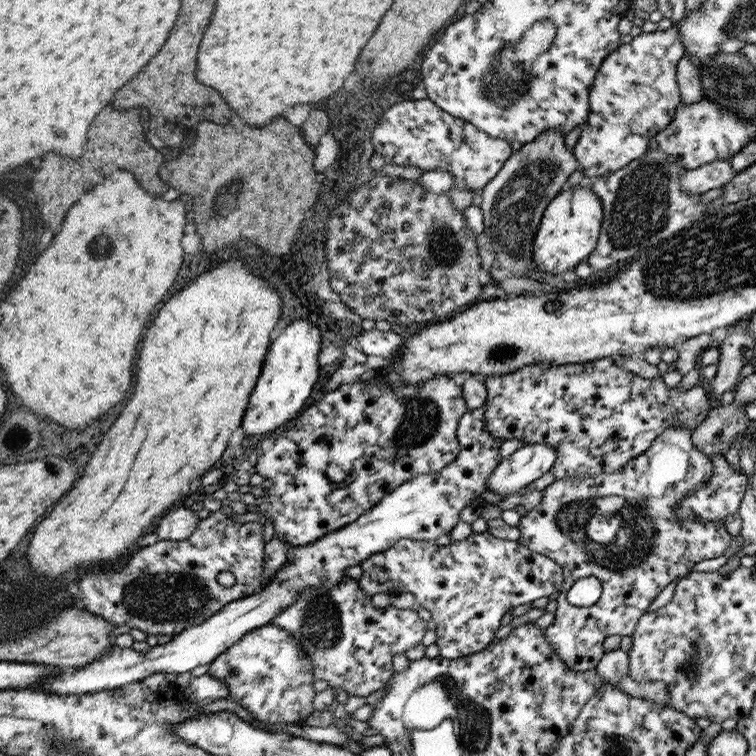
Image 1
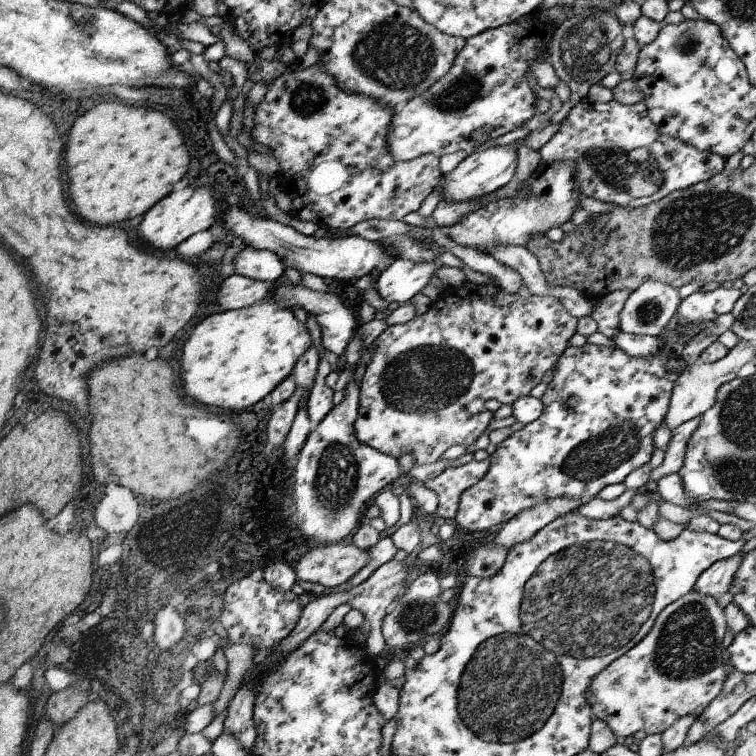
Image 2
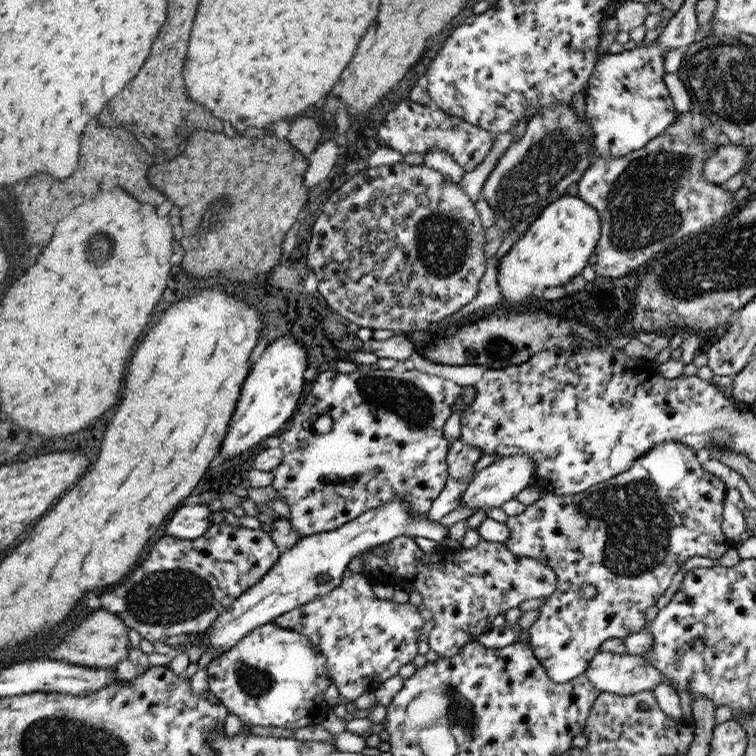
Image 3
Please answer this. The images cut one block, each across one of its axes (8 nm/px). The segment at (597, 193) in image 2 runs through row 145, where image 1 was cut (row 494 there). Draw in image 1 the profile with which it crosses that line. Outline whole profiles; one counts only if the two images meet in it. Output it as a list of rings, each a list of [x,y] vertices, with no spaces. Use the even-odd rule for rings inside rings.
[[[668,425],[662,434],[658,436],[658,439],[654,440],[652,446],[646,452],[630,459],[622,467],[606,473],[598,473],[592,477],[568,477],[566,479],[556,479],[552,484],[548,485],[544,489],[544,495],[542,501],[535,506],[531,511],[522,512],[522,518],[518,524],[520,529],[520,539],[518,540],[521,546],[528,548],[534,552],[542,553],[556,561],[556,564],[563,568],[563,583],[558,595],[557,610],[555,612],[555,619],[546,631],[546,637],[550,641],[550,645],[554,647],[554,651],[560,655],[560,659],[568,665],[568,669],[574,669],[574,671],[586,672],[596,668],[596,664],[600,662],[602,656],[604,656],[604,640],[607,636],[612,634],[620,634],[623,636],[632,636],[639,618],[646,614],[648,606],[652,604],[653,600],[656,600],[656,596],[676,578],[684,578],[686,574],[693,570],[693,566],[703,560],[710,560],[712,558],[720,557],[730,547],[731,541],[734,537],[726,531],[726,527],[722,520],[712,520],[712,522],[692,522],[692,520],[682,520],[682,518],[676,518],[674,509],[676,509],[676,503],[680,503],[684,497],[694,493],[698,487],[702,487],[710,475],[712,475],[712,462],[710,462],[709,456],[698,450],[693,444],[691,434],[693,433],[692,427],[688,425]],[[588,576],[595,576],[602,583],[602,594],[596,604],[592,606],[586,606],[586,608],[580,608],[580,606],[574,606],[567,600],[567,592],[576,580],[580,577],[588,578]]]

